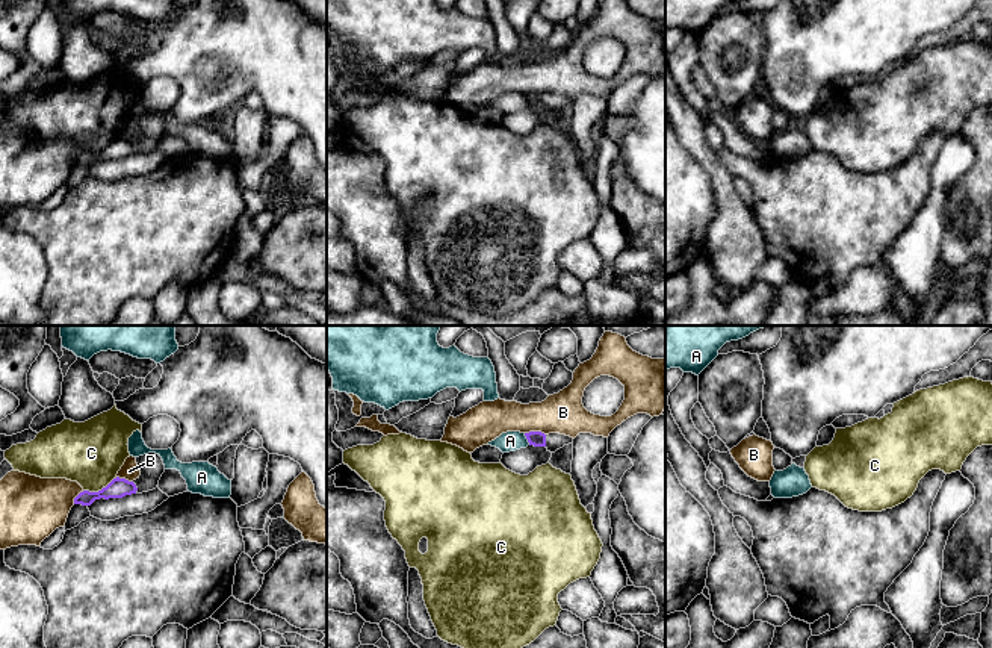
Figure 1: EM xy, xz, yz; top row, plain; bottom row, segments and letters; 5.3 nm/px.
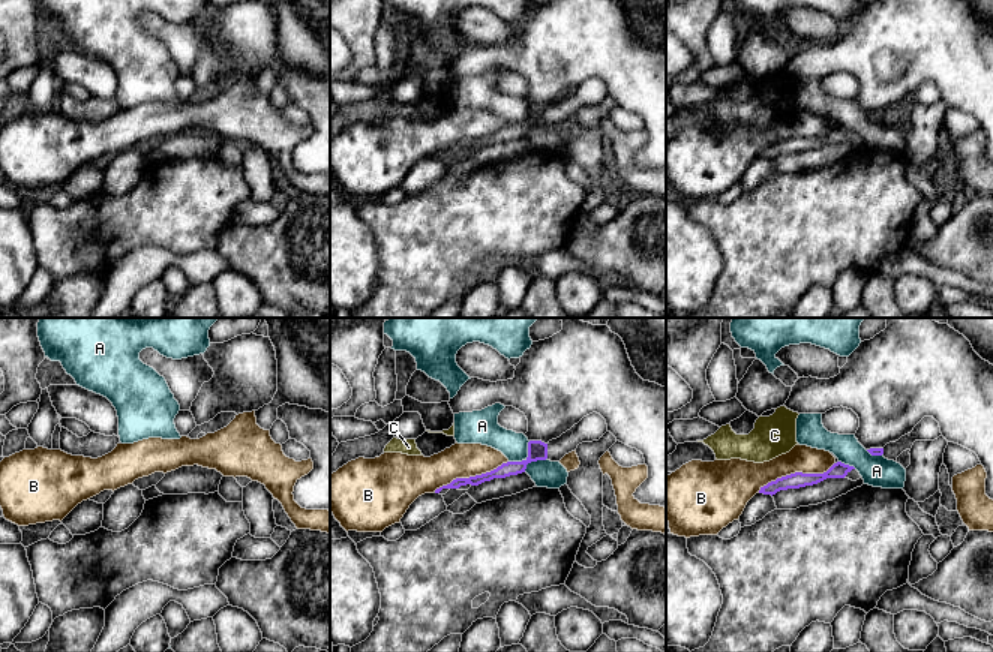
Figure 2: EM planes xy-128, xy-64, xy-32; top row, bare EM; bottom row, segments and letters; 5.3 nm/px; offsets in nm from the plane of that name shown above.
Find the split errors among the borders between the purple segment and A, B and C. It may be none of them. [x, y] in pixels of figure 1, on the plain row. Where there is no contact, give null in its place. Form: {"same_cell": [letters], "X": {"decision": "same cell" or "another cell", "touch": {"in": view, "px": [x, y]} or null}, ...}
{"same_cell": [], "A": {"decision": "another cell", "touch": {"in": "xz", "px": [526, 99]}}, "B": {"decision": "another cell", "touch": {"in": "xz", "px": [536, 93]}}, "C": {"decision": "another cell", "touch": {"in": "xy", "px": [102, 150]}}}

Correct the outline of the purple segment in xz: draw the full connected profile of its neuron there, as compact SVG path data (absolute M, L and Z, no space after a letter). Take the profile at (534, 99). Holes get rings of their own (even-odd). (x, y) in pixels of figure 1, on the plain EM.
M529 92L525 94L529 106L534 107L546 107L547 112L555 114L556 111L563 109L564 106L573 104L573 98L560 95L560 94L549 94L544 95L541 92Z

